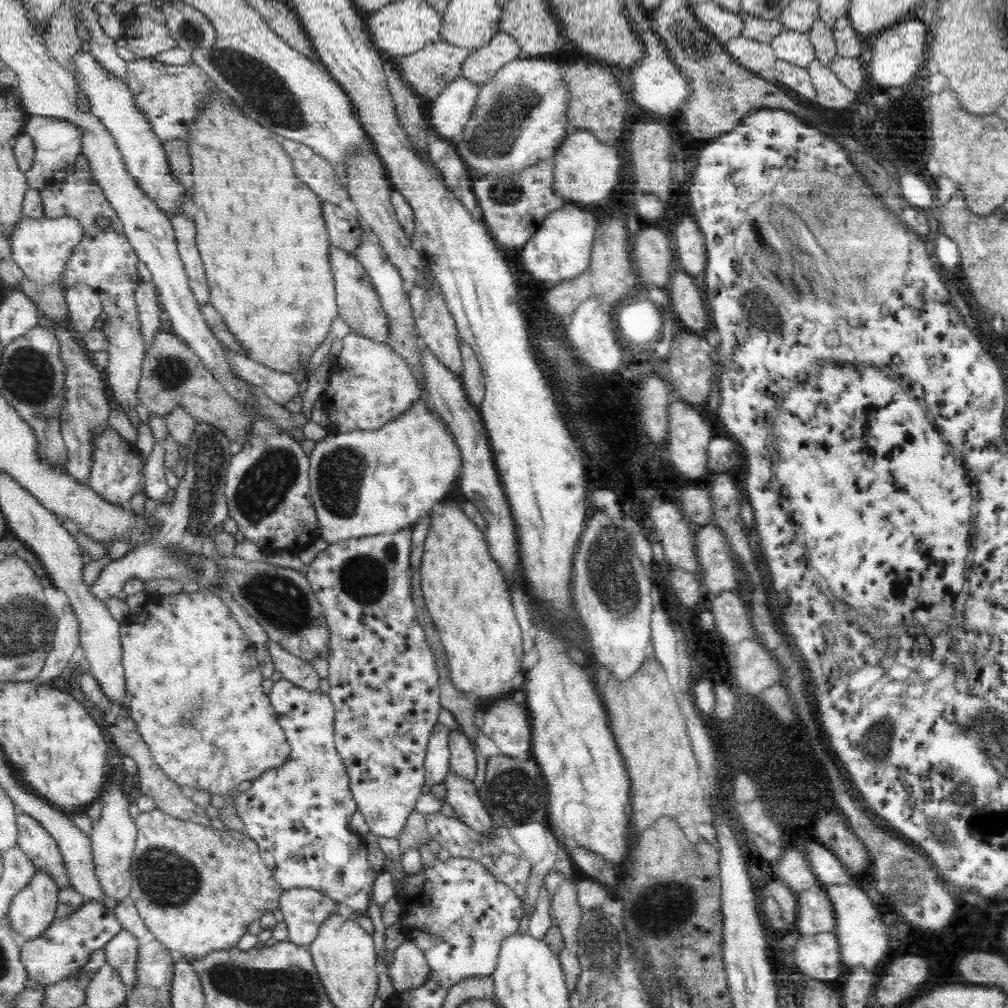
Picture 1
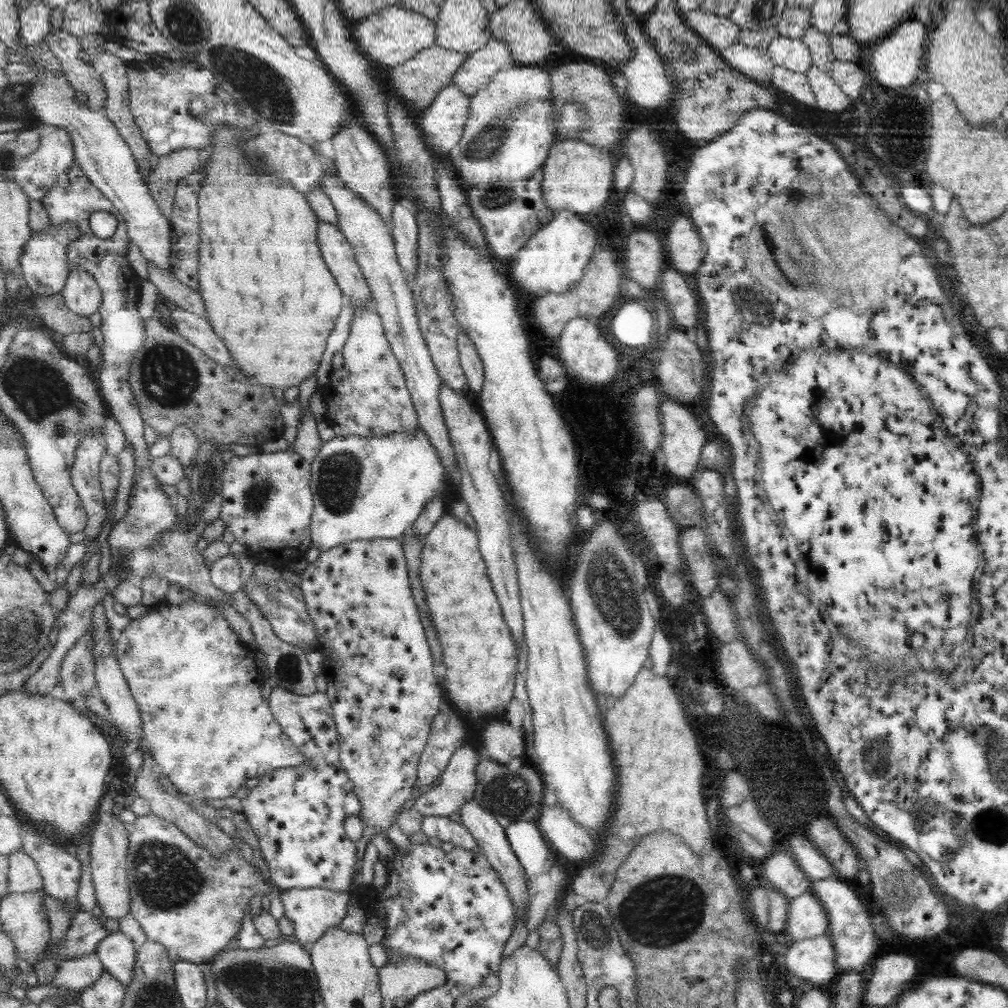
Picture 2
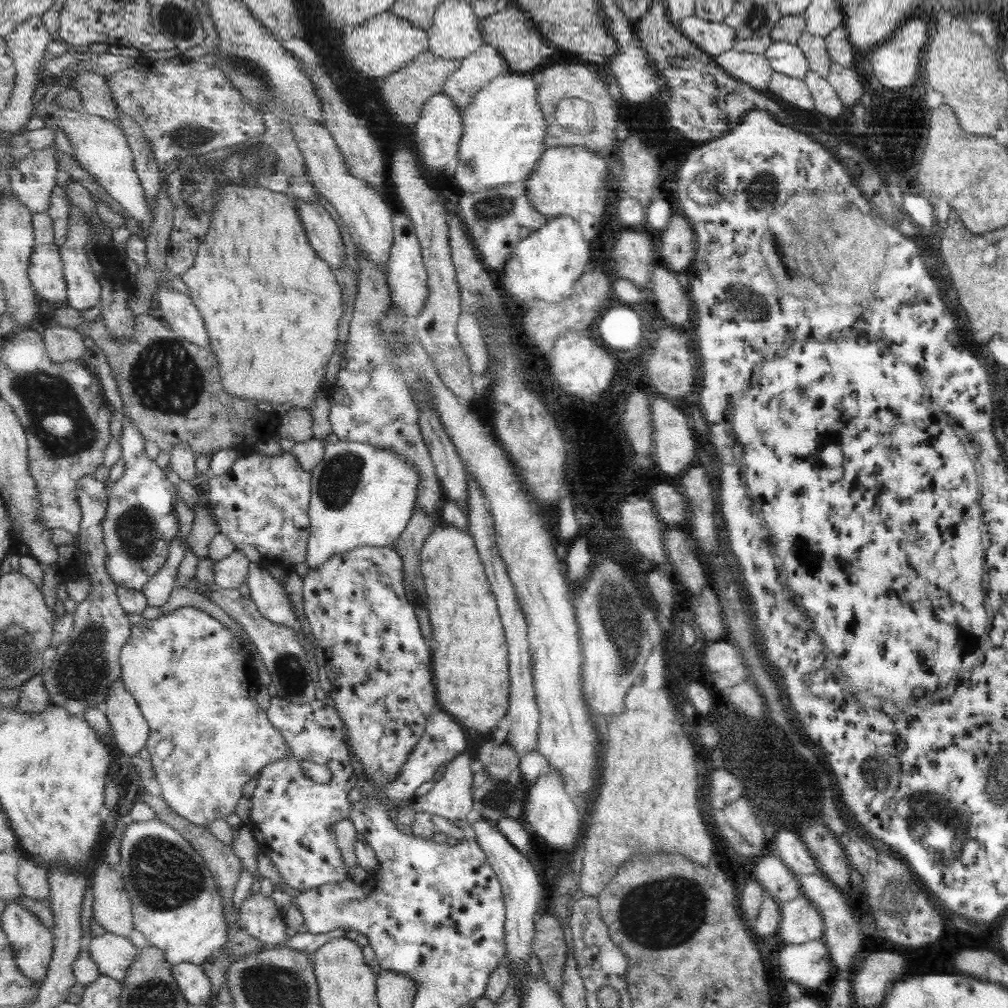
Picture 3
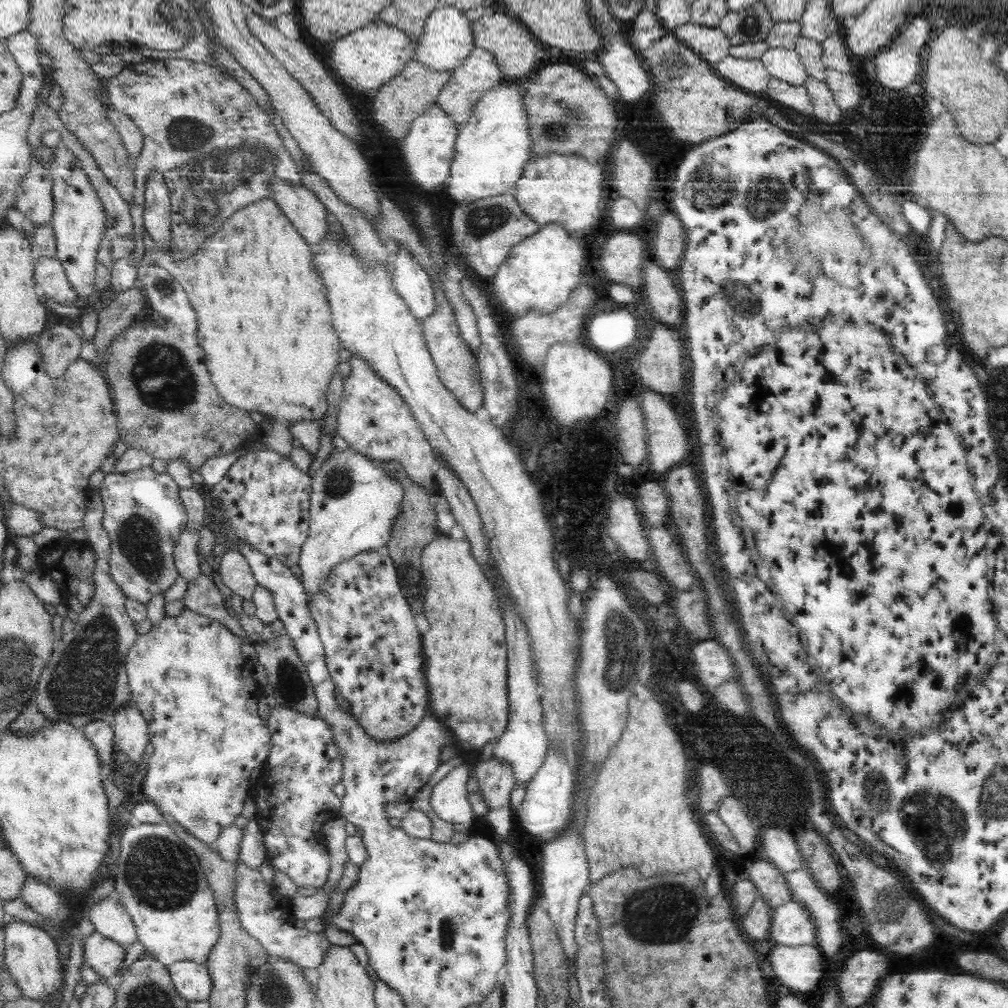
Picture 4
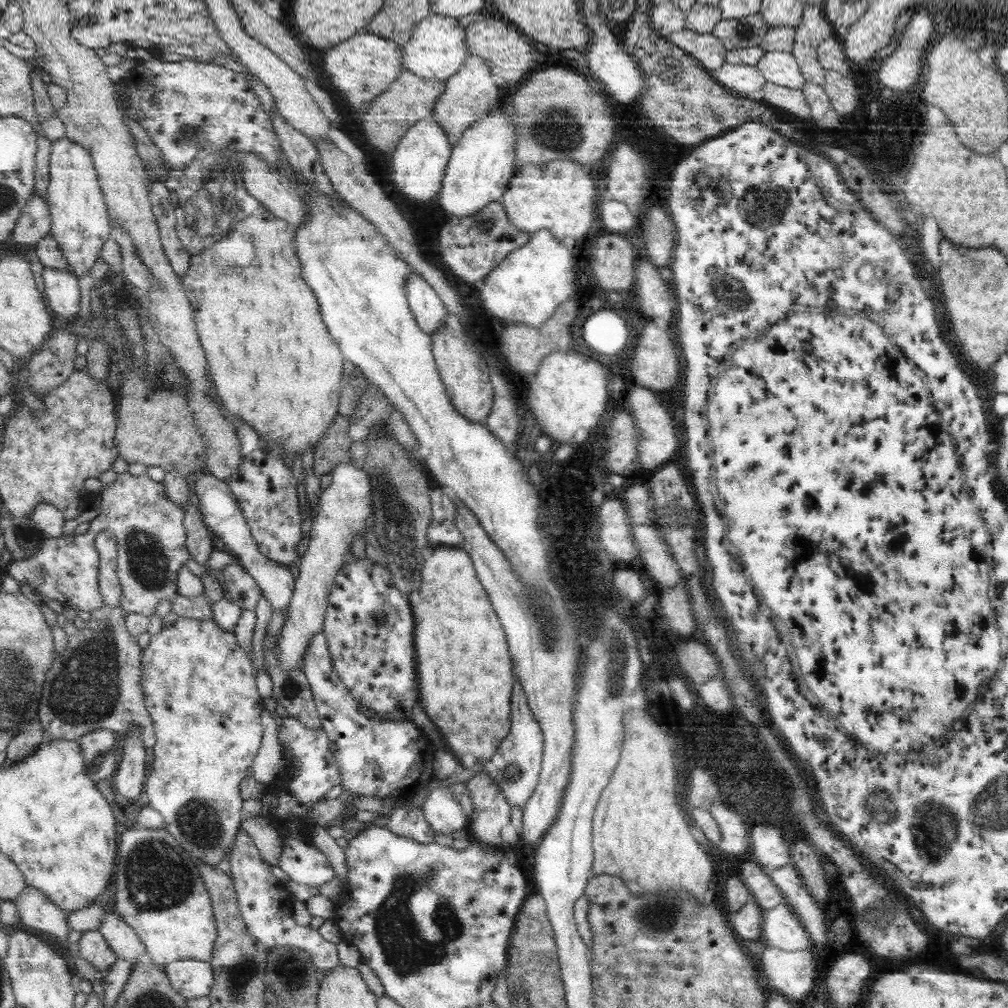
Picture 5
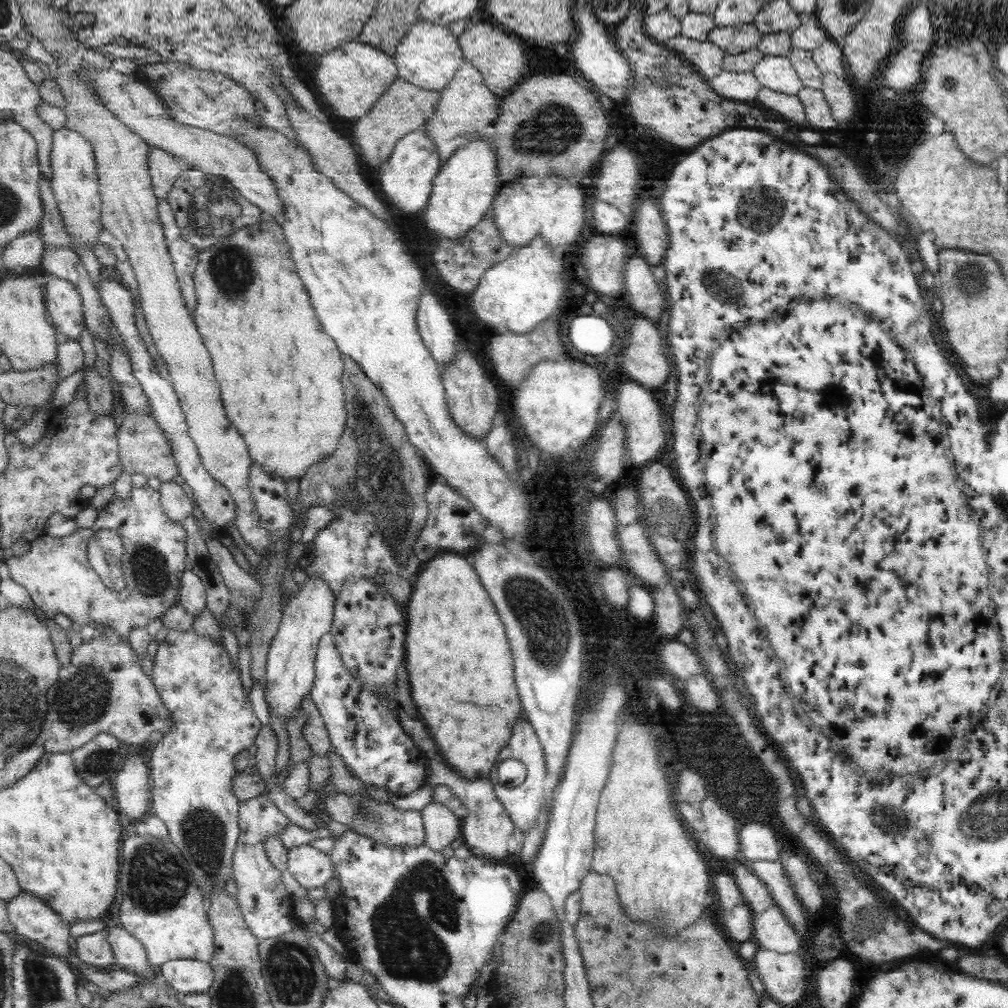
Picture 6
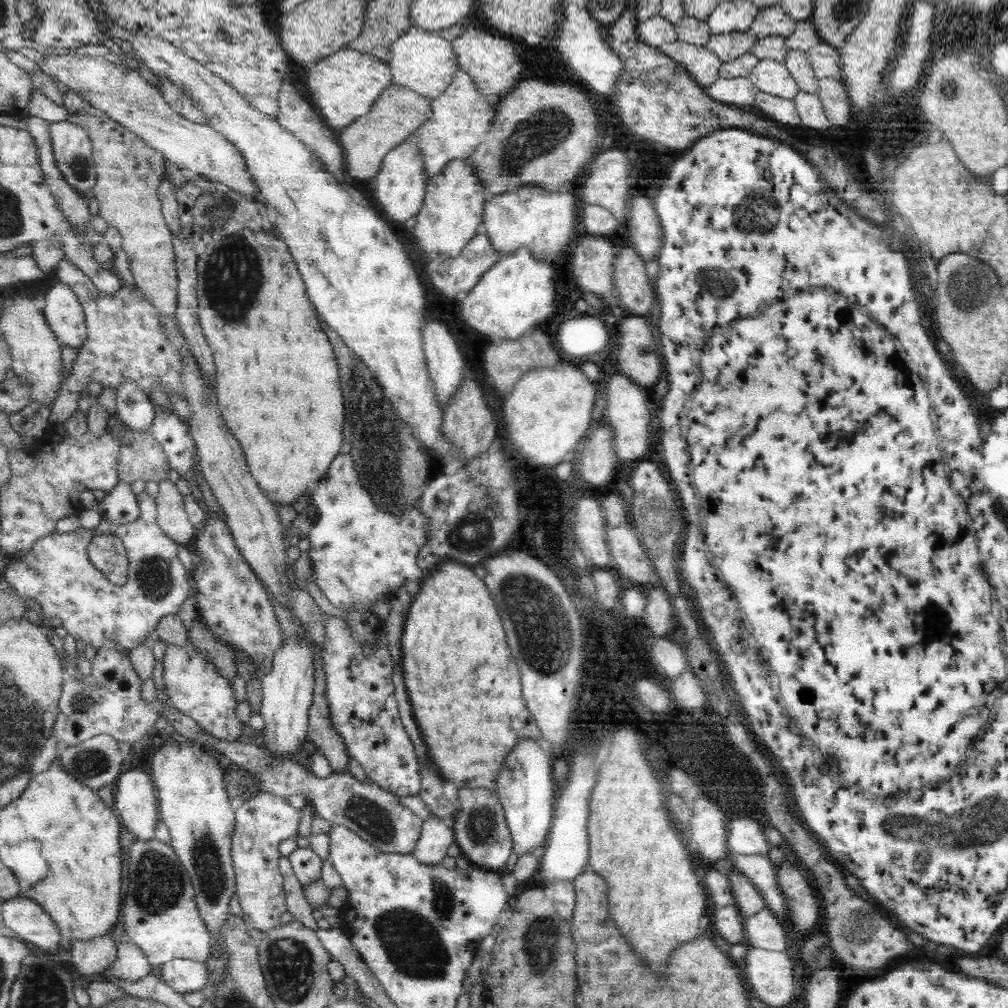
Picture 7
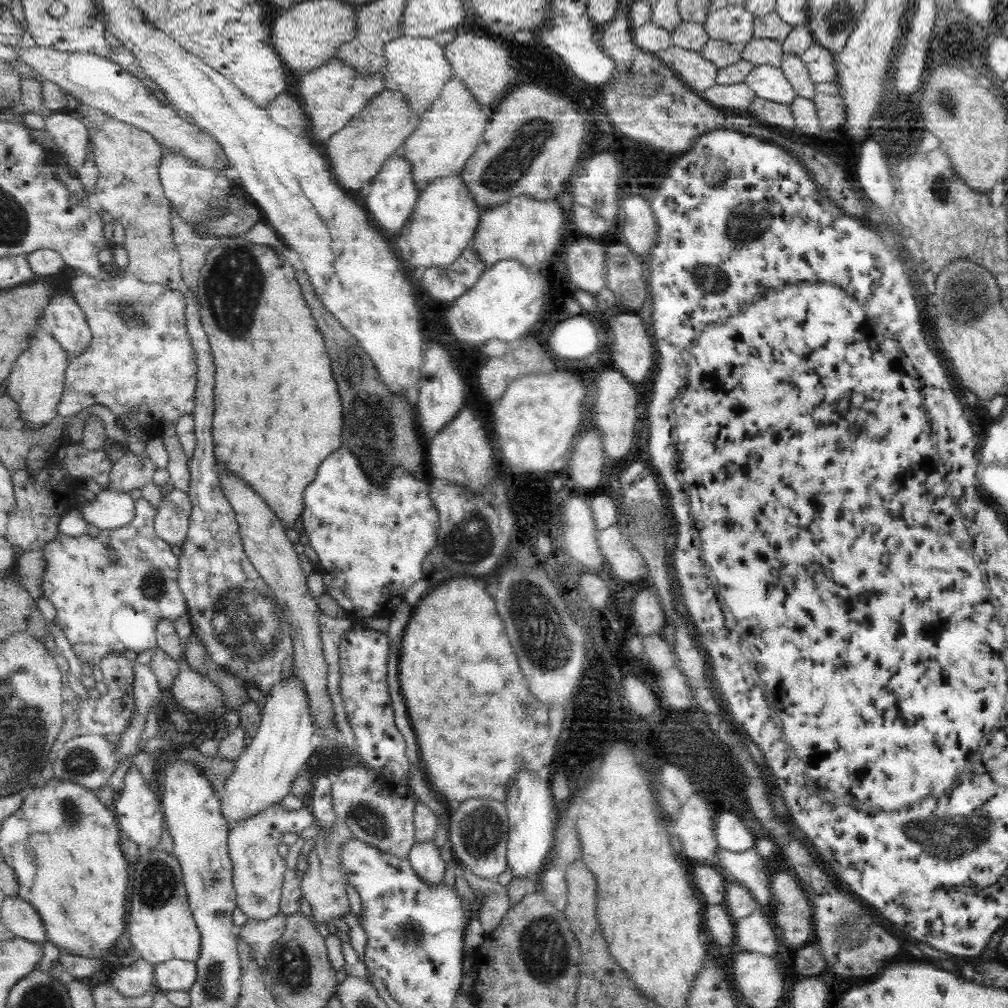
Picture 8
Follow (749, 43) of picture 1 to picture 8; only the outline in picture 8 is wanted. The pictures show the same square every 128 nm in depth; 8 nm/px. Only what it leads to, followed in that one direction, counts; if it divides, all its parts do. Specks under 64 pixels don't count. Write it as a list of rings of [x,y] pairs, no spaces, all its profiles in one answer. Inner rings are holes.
[[[743,82],[730,85],[715,83],[711,88],[701,92],[701,97],[718,109],[747,112],[755,93]]]

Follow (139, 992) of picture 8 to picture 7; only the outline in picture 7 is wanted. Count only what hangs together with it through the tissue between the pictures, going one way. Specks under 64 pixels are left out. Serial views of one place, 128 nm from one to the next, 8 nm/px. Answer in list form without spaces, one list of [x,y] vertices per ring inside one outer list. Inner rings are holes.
[[[122,934],[117,937],[118,956],[117,961],[107,971],[106,974],[121,977],[127,981],[141,981],[147,975],[151,975],[149,959],[141,947],[137,946],[131,938]]]

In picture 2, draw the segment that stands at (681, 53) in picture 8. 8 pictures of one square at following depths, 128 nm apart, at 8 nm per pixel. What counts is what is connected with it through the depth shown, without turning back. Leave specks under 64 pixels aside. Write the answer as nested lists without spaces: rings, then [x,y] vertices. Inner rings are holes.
[[[701,8],[686,11],[683,15],[687,24],[717,52],[735,42],[740,31],[728,17],[717,16]]]

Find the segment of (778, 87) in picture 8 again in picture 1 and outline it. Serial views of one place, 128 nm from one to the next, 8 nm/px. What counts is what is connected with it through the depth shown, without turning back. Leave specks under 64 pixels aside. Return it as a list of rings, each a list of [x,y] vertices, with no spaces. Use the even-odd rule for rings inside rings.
[[[783,28],[774,36],[770,45],[776,59],[800,68],[806,68],[814,59],[813,45],[810,44],[807,33]]]

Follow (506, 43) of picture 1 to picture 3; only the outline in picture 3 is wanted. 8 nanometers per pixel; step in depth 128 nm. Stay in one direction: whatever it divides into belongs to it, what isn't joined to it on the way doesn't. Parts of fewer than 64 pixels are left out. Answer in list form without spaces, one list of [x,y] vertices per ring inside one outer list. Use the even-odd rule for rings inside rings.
[[[485,42],[484,46],[462,61],[461,69],[448,79],[443,93],[451,95],[460,110],[464,111],[483,87],[501,74],[510,72],[502,52]]]

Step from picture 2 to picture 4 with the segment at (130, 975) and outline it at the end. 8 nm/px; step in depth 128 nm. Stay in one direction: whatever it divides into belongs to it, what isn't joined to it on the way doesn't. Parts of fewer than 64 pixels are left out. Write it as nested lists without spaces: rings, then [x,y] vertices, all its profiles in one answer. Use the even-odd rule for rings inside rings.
[[[96,930],[85,937],[83,943],[84,962],[94,968],[105,980],[115,981],[127,958],[125,947]]]

